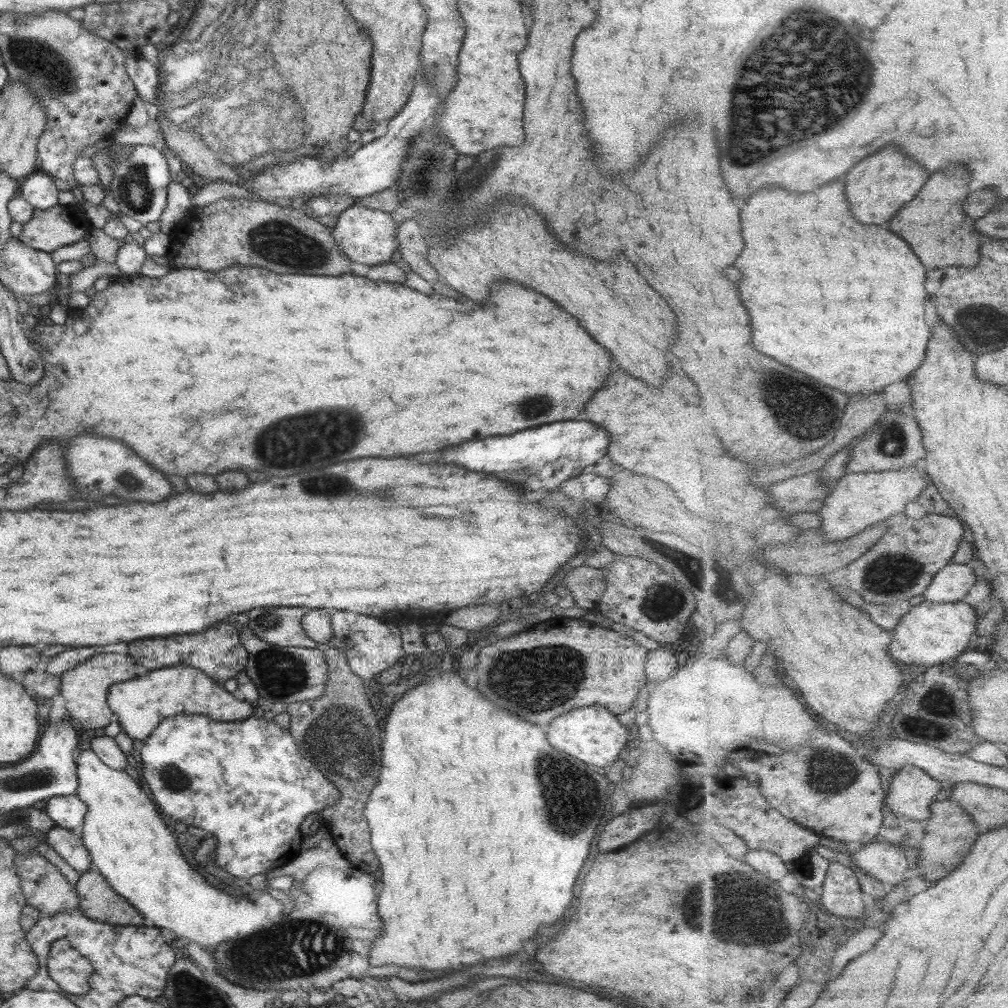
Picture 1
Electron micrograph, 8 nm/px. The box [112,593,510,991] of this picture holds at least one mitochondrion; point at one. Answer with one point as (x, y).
(341, 739)

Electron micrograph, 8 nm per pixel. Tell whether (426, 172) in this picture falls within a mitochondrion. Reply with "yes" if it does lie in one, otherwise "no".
yes

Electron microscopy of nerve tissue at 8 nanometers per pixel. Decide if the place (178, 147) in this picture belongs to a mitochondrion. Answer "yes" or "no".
no

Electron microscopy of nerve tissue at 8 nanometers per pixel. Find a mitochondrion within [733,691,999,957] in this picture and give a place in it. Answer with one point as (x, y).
(829, 773)

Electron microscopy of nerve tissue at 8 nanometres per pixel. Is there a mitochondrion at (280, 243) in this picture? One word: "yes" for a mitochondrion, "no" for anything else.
yes

